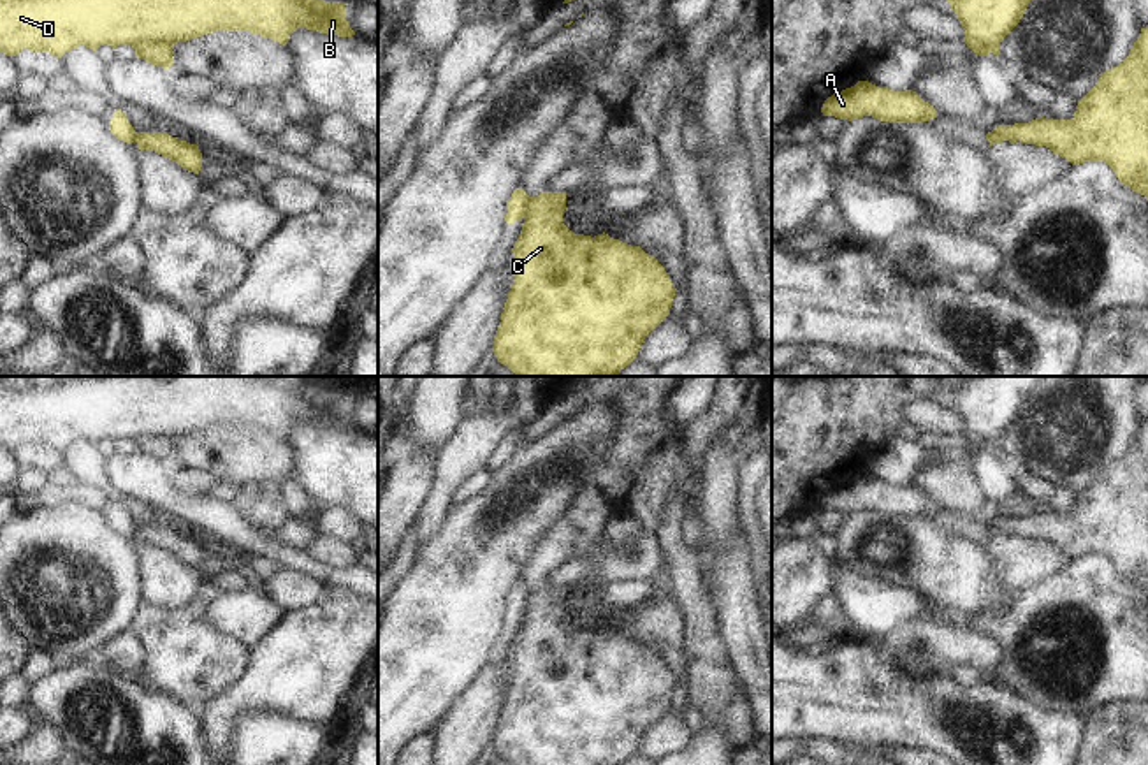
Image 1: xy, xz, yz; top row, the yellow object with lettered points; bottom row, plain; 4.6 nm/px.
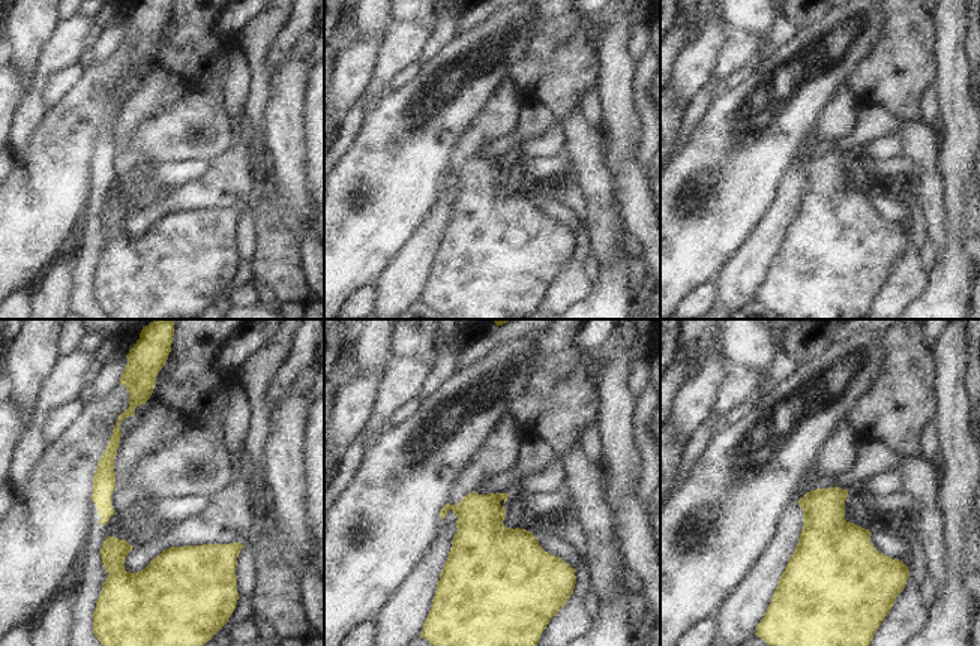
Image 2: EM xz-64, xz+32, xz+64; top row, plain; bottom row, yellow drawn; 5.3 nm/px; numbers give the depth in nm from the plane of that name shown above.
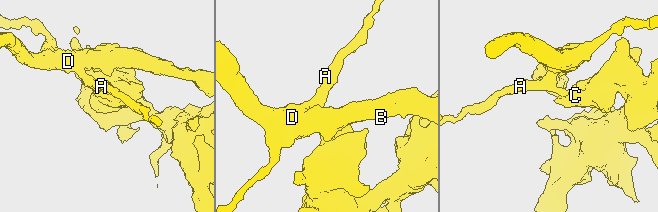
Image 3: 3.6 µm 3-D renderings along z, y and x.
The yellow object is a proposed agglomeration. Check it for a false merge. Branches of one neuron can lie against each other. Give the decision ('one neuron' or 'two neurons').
two neurons

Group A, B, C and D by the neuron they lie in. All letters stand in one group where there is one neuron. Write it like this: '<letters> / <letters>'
A B D / C

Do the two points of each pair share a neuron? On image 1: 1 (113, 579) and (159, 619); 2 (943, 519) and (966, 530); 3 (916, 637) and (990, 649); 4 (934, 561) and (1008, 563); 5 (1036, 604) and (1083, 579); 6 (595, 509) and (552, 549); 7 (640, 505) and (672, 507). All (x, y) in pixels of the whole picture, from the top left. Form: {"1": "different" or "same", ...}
{"1": "different", "2": "same", "3": "same", "4": "different", "5": "same", "6": "same", "7": "different"}

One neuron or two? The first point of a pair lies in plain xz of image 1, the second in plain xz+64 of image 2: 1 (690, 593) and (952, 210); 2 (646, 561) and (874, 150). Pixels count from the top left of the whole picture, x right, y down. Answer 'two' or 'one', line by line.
1: two
2: one

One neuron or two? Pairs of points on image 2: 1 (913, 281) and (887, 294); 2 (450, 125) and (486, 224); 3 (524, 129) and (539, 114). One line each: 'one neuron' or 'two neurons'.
1: one neuron
2: two neurons
3: one neuron

